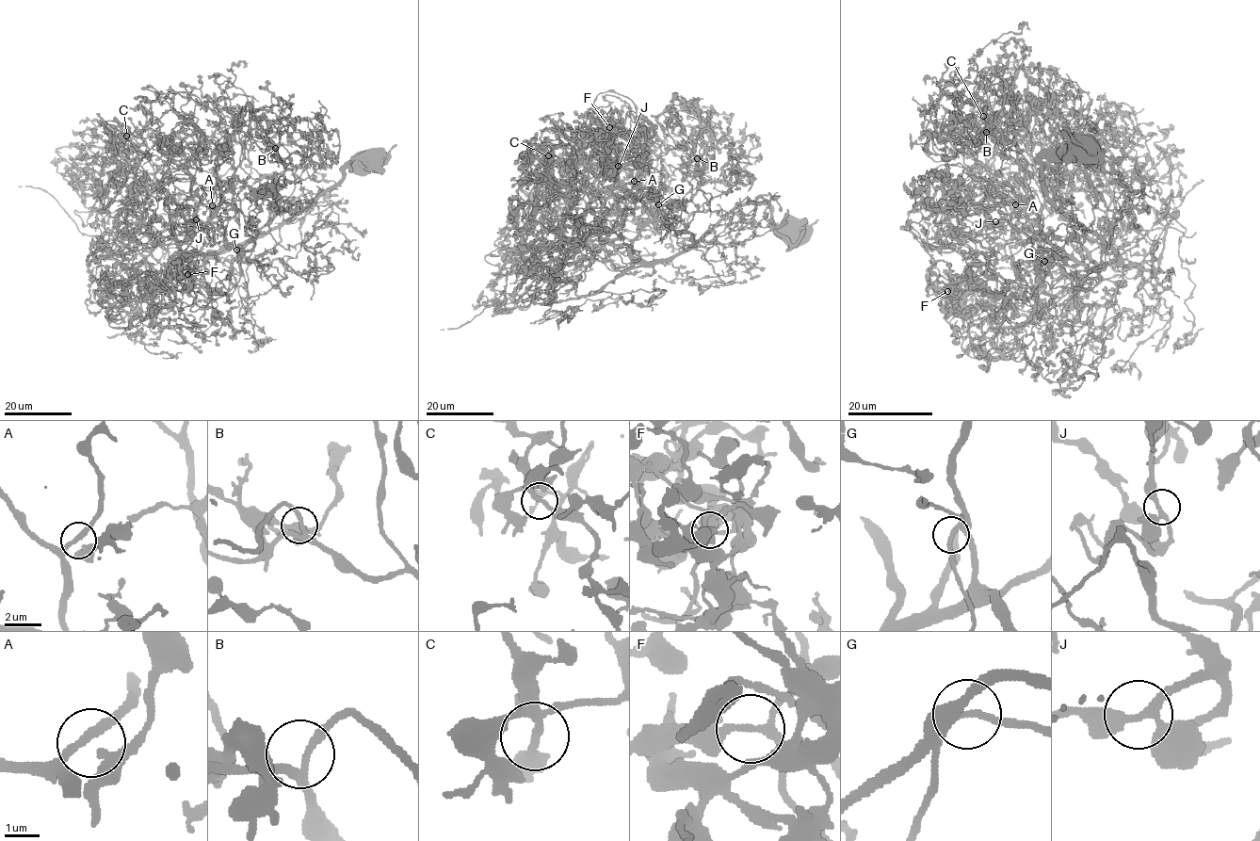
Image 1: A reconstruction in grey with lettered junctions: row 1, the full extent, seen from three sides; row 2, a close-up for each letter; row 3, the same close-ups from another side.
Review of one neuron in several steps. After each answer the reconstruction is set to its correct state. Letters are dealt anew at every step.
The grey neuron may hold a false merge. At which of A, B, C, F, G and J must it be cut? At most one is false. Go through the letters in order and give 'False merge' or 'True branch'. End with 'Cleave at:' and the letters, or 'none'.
A: True branch
B: True branch
C: True branch
F: True branch
G: True branch
J: True branch
Cleave at: none

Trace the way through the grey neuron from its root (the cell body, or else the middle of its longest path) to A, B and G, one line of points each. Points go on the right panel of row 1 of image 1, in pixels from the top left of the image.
A: (1081, 148), (1081, 155), (1072, 145), (1046, 153), (1042, 186), (1115, 263), (1089, 268), (1058, 251), (1015, 204)
B: (1081, 148), (1046, 153), (1042, 186), (1117, 257), (1091, 268), (1043, 236), (1017, 148), (986, 132)
G: (1081, 148), (1081, 155), (1072, 145), (1046, 153), (1042, 186), (1117, 261), (1091, 268), (1067, 255), (1044, 261)

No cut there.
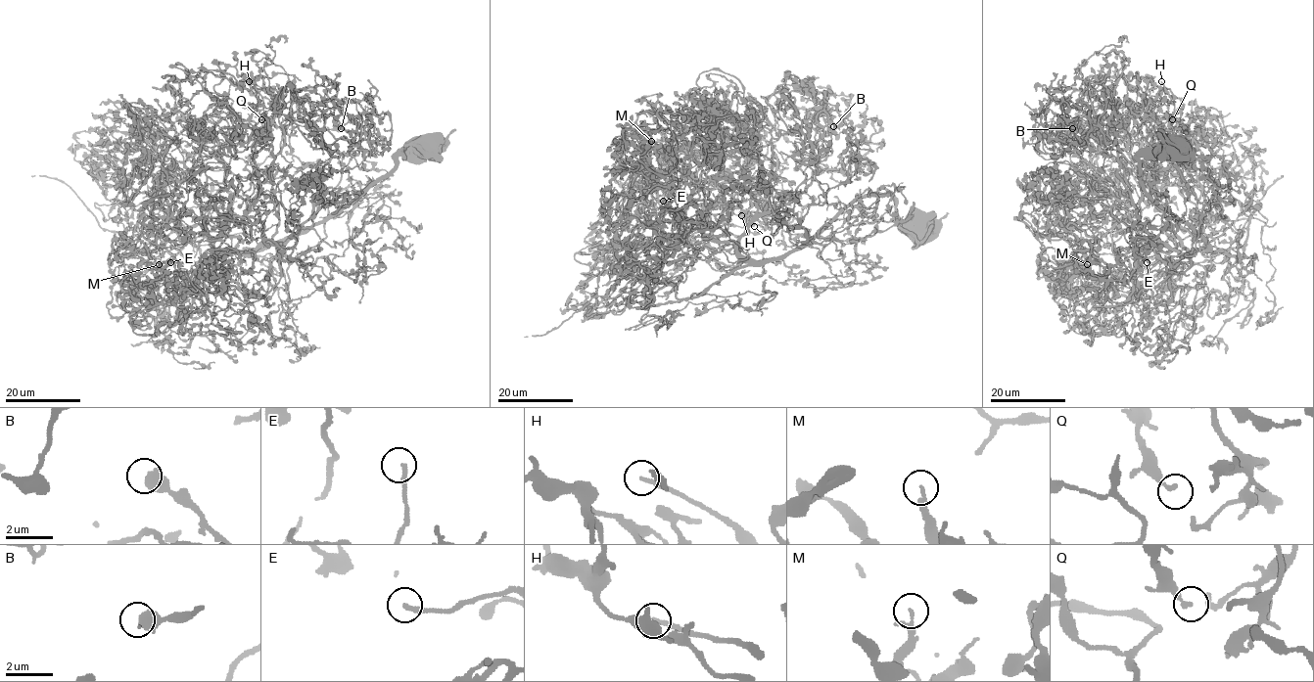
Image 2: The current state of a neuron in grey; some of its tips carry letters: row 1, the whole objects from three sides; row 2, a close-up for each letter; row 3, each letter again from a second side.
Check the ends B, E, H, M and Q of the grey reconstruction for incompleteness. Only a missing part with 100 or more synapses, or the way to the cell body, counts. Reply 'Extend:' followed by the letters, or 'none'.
Extend: H

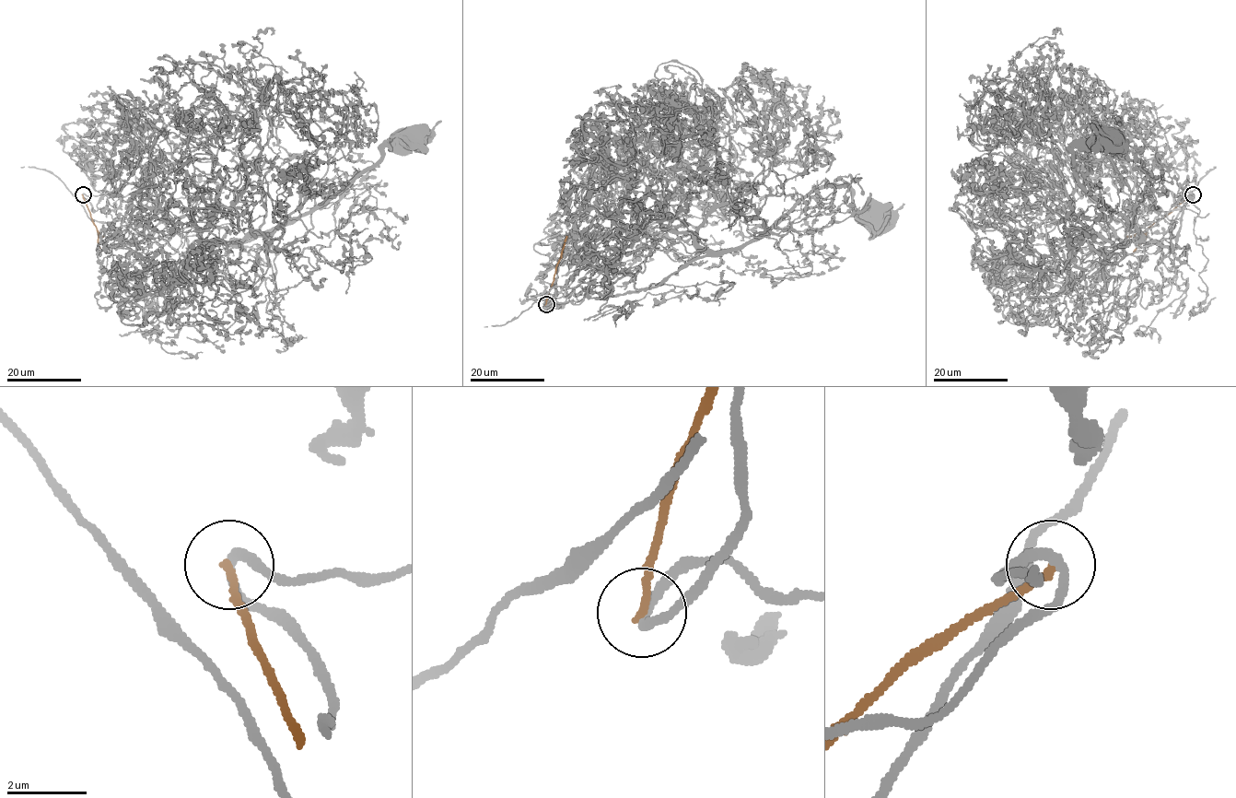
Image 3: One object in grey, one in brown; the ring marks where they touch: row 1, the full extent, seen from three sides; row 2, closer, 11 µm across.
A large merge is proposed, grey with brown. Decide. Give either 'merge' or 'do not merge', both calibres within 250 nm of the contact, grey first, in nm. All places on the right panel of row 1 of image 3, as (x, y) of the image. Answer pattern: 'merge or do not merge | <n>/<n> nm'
do not merge | 240/200 nm

